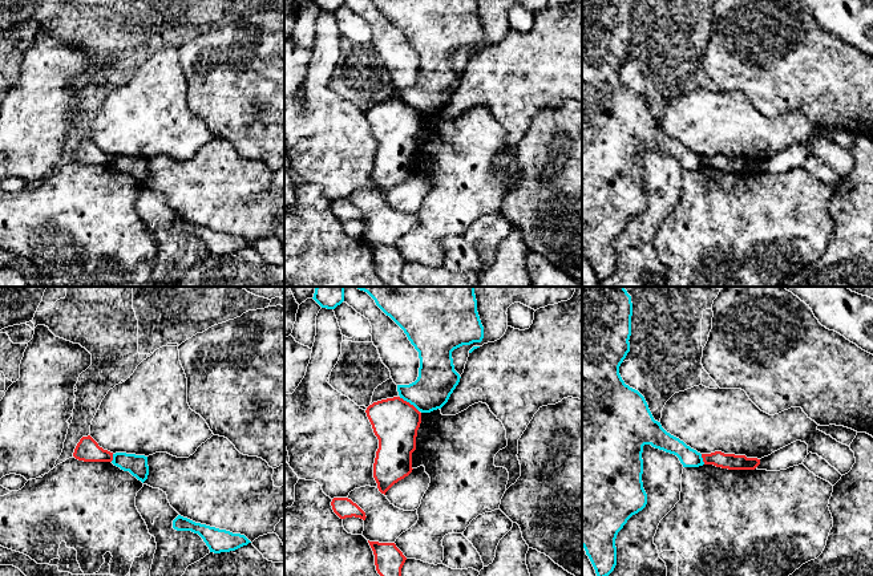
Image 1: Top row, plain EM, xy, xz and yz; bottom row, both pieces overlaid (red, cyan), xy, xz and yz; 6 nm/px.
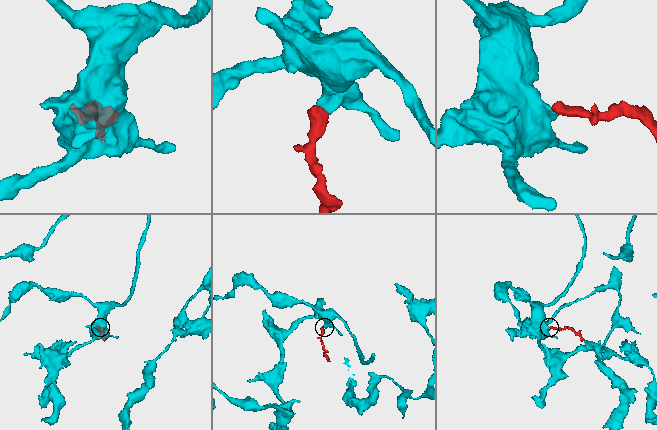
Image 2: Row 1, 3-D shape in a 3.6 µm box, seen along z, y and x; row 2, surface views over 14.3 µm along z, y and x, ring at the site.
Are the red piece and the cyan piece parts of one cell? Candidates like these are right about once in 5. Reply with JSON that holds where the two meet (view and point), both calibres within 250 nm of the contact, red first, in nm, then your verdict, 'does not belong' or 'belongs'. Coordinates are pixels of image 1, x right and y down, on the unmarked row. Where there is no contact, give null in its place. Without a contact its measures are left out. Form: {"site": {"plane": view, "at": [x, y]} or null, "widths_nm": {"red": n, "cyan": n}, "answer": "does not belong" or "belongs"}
{"site": {"plane": "xz", "at": [408, 105]}, "widths_nm": {"red": 280, "cyan": 240}, "answer": "does not belong"}

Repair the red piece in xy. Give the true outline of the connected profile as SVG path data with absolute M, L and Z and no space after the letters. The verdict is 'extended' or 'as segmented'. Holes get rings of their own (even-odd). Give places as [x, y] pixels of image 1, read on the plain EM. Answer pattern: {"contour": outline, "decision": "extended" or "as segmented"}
{"contour": "M82 139L77 146L73 159L84 165L112 165L113 155L104 153L98 146L90 139Z", "decision": "as segmented"}

